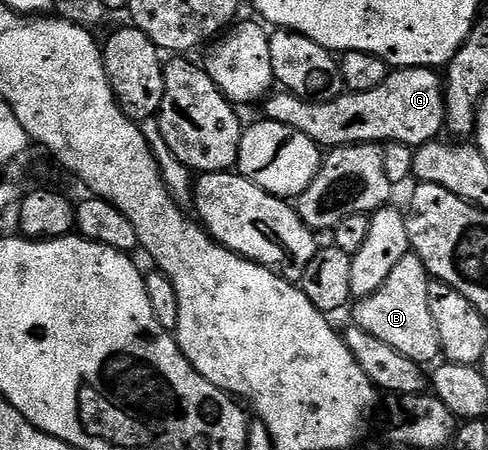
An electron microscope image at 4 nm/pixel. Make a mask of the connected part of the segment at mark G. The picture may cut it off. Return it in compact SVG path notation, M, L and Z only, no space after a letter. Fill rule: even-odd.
M402 67L388 74L386 81L382 81L378 89L366 89L366 93L348 91L340 94L336 99L324 102L304 100L285 89L277 91L263 100L263 118L286 125L290 129L298 129L298 133L306 133L306 137L310 137L324 149L345 147L355 143L379 143L381 145L401 143L415 149L421 147L423 143L433 142L439 136L436 134L444 131L444 84L441 76L431 67Z

